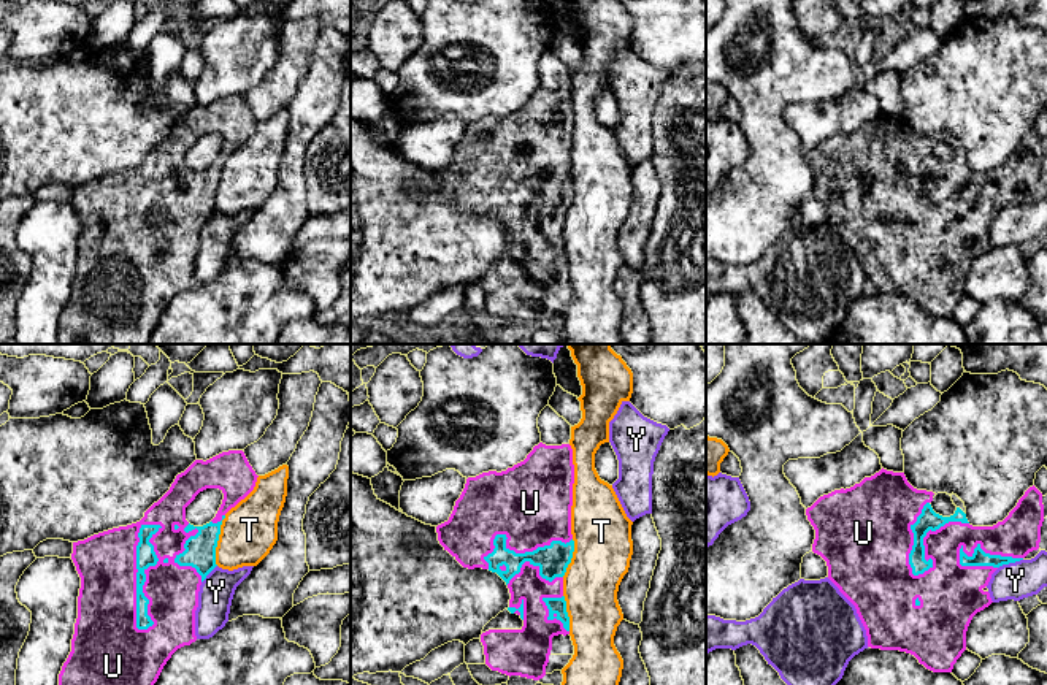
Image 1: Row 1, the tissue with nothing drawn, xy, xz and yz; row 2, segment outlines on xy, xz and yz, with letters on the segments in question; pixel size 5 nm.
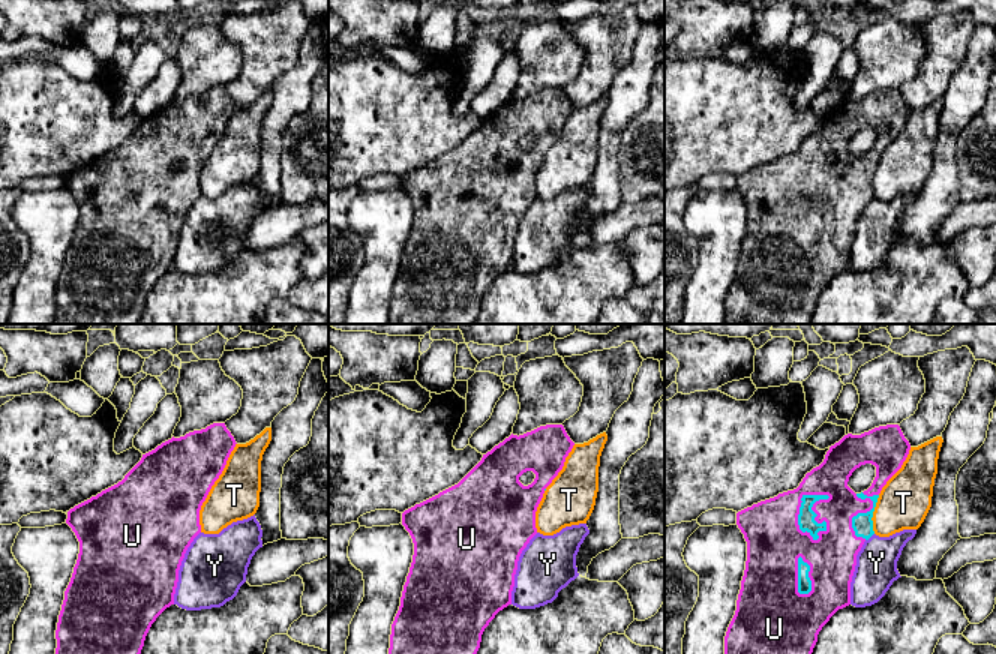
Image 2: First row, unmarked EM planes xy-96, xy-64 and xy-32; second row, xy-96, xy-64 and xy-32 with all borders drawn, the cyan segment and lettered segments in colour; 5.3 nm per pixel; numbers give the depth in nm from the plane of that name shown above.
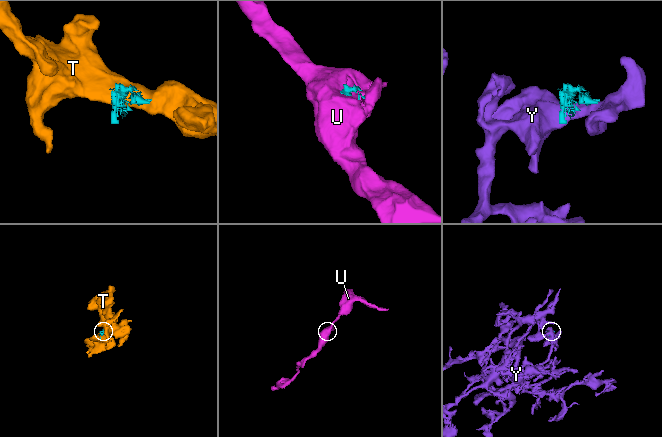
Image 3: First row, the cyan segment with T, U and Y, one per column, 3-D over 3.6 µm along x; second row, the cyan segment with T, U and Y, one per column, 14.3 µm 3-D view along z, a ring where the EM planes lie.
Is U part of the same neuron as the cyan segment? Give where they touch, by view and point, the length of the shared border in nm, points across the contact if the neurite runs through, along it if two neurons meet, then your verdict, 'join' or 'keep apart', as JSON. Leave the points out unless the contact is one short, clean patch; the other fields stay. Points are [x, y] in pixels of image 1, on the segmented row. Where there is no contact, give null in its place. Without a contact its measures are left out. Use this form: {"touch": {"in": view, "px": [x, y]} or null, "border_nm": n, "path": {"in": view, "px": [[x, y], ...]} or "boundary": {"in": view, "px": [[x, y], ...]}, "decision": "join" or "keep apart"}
{"touch": {"in": "xy", "px": [137, 568]}, "border_nm": 550, "decision": "join"}

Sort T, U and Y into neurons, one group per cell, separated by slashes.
T / U / Y

